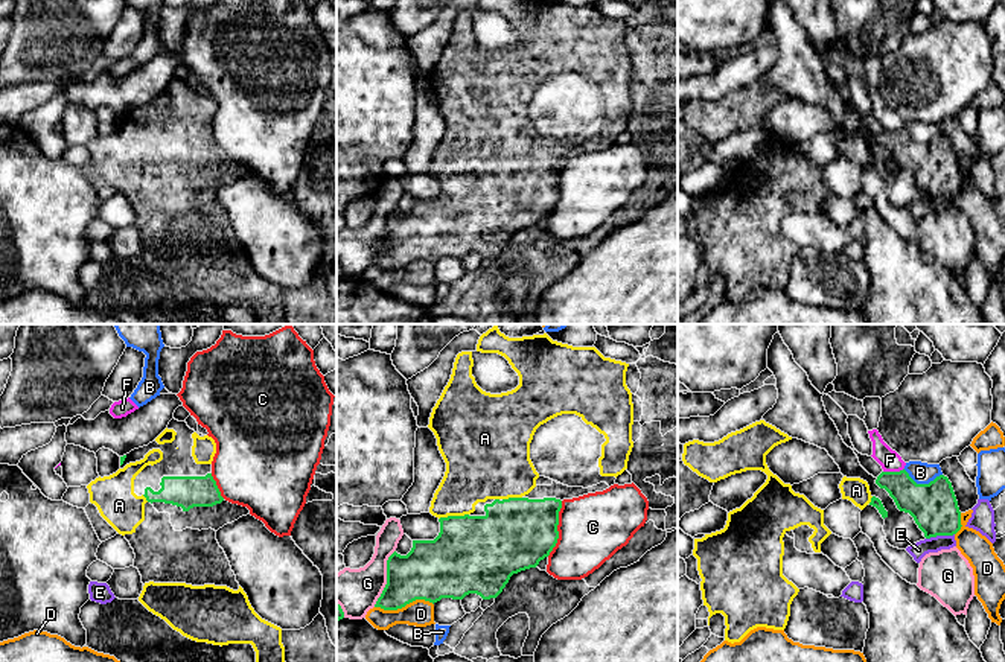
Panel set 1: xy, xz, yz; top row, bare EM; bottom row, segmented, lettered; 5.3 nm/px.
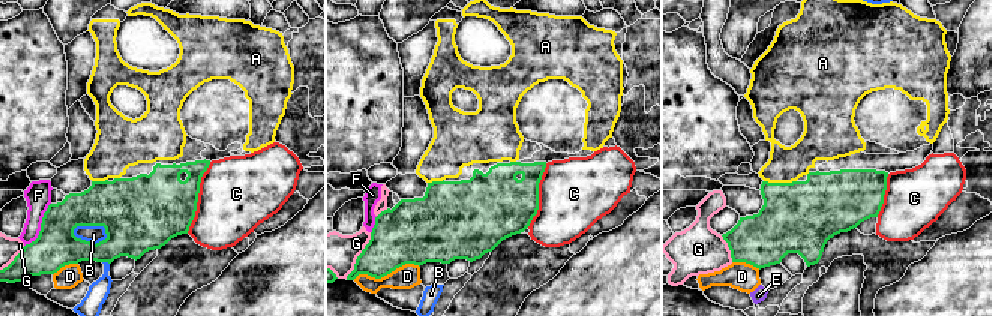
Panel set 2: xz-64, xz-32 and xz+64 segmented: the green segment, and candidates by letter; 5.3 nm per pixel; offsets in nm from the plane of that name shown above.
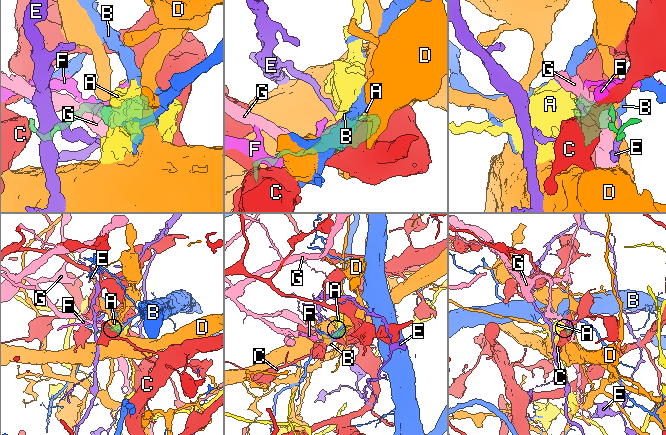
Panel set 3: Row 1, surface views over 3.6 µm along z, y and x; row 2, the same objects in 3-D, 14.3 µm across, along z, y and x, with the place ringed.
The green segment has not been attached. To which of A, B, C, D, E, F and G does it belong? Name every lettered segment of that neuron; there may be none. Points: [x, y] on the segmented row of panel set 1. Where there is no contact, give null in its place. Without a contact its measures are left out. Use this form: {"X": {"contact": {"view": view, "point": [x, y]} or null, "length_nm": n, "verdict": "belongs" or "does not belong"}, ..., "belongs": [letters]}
{"A": {"contact": {"view": "xz", "point": [453, 516]}, "length_nm": 160, "verdict": "belongs"}, "B": {"contact": {"view": "yz", "point": [923, 484]}, "length_nm": 220, "verdict": "does not belong"}, "C": {"contact": {"view": "xz", "point": [556, 528]}, "length_nm": 300, "verdict": "does not belong"}, "D": {"contact": {"view": "xz", "point": [404, 606]}, "length_nm": 320, "verdict": "does not belong"}, "E": {"contact": {"view": "yz", "point": [940, 534]}, "length_nm": 160, "verdict": "does not belong"}, "F": {"contact": {"view": "yz", "point": [893, 472]}, "length_nm": 110, "verdict": "does not belong"}, "G": {"contact": {"view": "xz", "point": [387, 579]}, "length_nm": 320, "verdict": "does not belong"}, "belongs": ["A"]}

